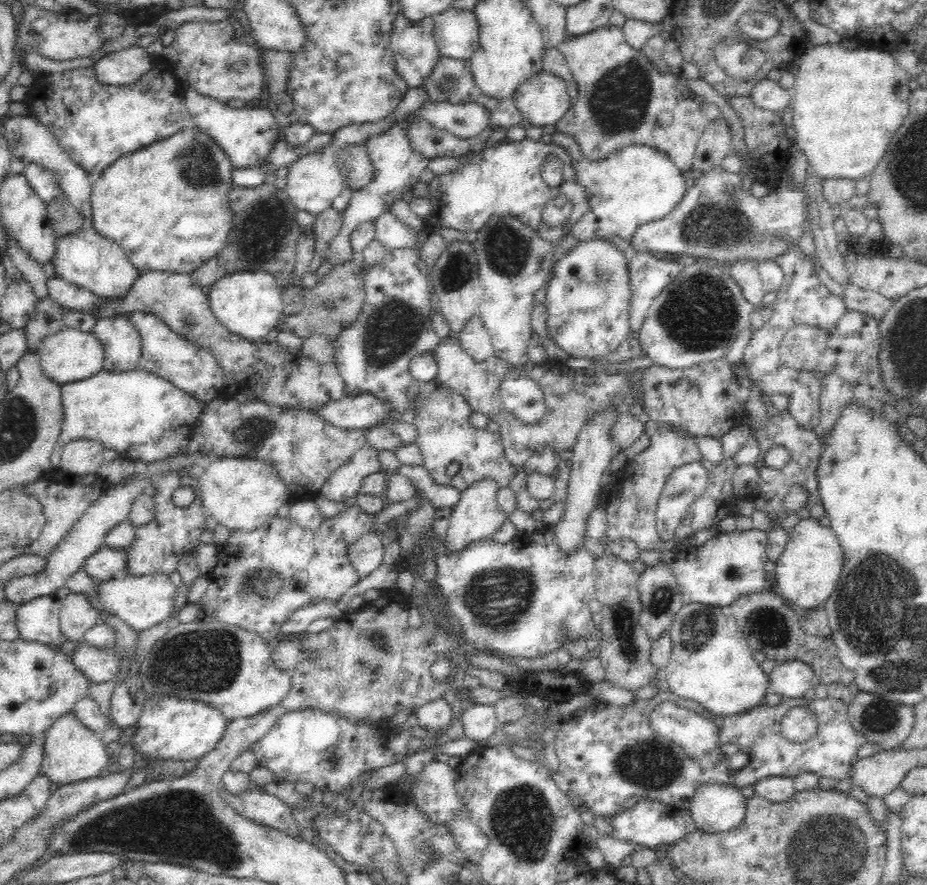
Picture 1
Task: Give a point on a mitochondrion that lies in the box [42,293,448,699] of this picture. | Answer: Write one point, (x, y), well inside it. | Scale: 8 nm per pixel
(209, 660)

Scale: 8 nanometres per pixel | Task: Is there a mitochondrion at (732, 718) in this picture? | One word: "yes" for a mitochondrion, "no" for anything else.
no

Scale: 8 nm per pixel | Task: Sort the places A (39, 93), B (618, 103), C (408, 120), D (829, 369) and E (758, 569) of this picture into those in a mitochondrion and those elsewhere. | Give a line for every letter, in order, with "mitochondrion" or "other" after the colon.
A: other
B: mitochondrion
C: other
D: other
E: other

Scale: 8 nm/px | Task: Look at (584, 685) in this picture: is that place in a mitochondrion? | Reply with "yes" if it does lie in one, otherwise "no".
no

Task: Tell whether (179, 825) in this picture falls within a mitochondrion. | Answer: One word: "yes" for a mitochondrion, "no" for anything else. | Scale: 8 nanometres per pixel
yes

